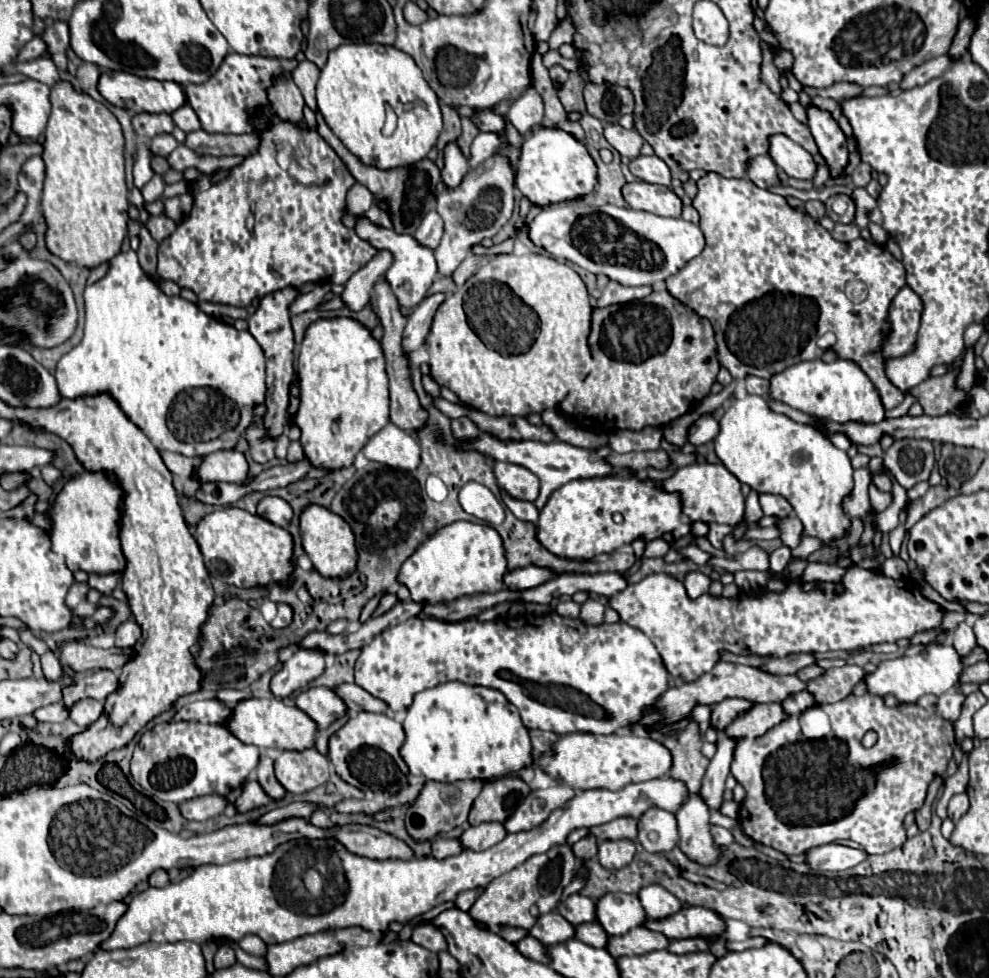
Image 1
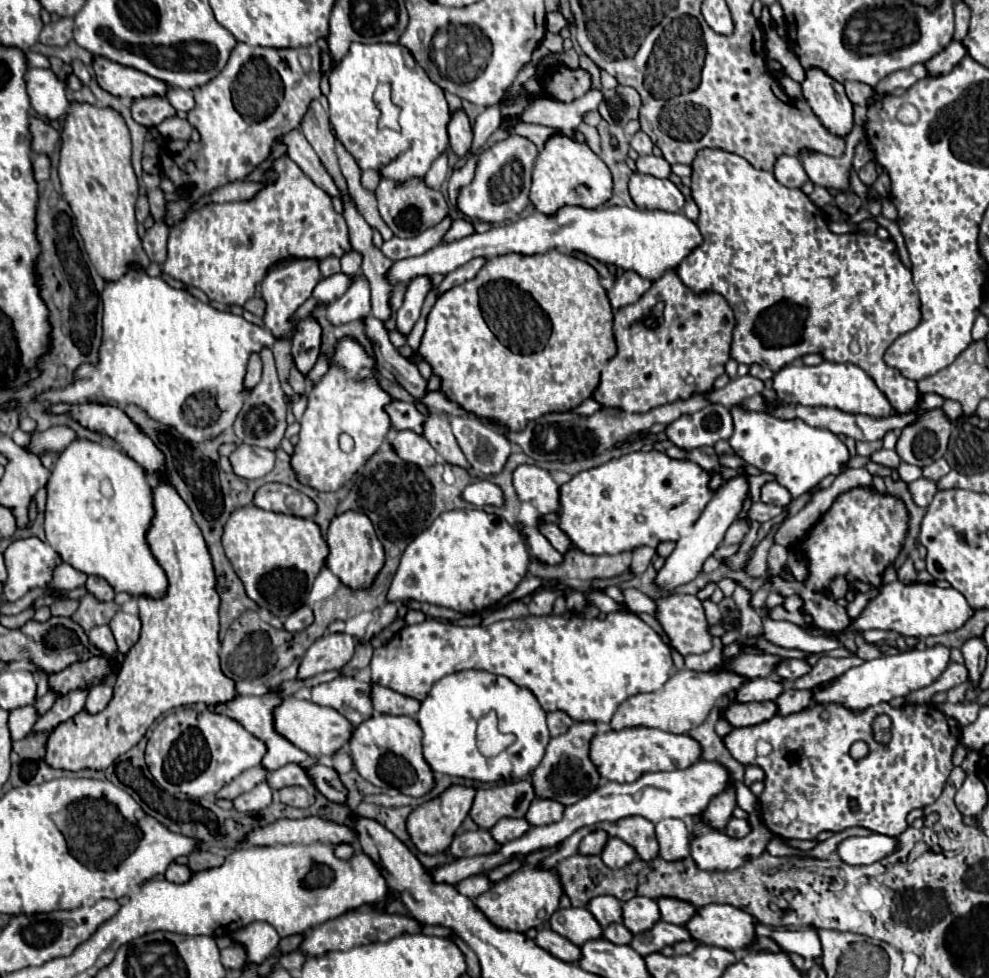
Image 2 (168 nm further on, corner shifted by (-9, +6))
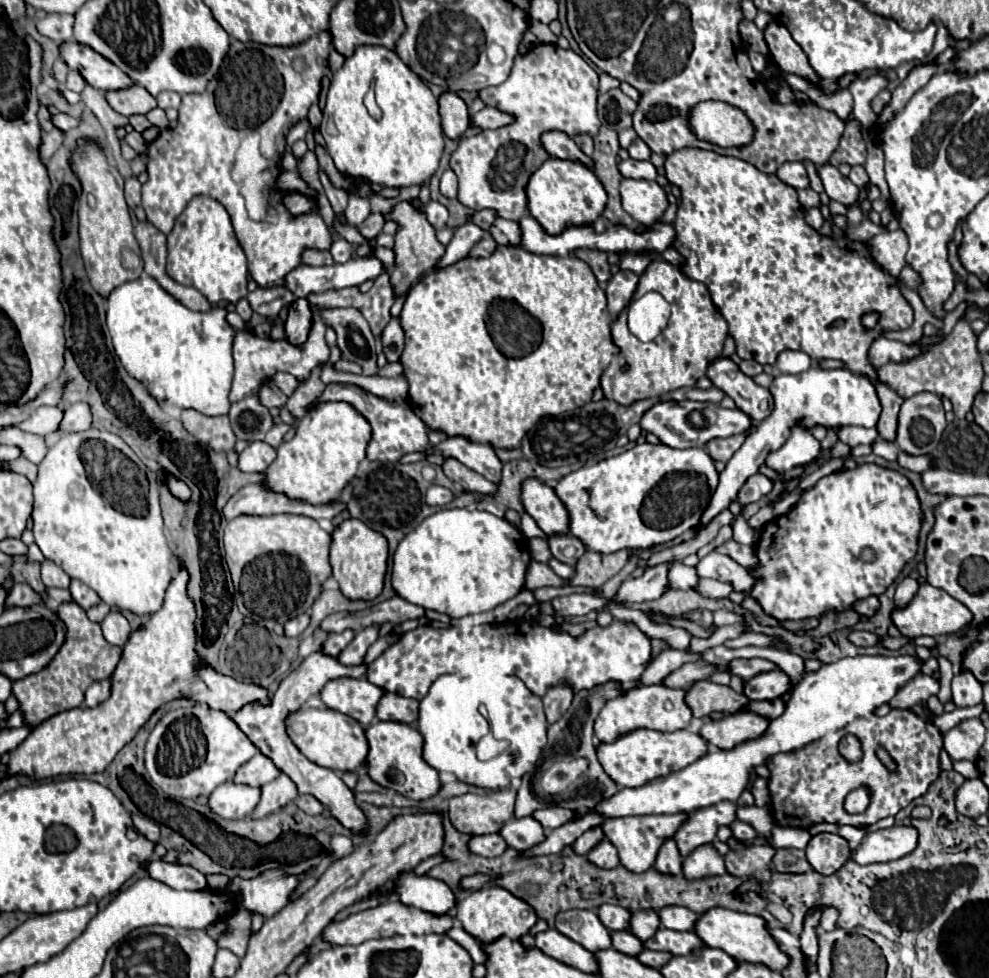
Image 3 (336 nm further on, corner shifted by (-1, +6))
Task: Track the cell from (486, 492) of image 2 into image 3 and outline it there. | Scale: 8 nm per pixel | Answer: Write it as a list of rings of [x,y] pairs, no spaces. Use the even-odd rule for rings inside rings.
[[[432,486],[426,494],[426,502],[430,506],[444,506],[444,504],[450,504],[454,500],[454,494],[452,490],[448,488],[442,488],[442,486]]]

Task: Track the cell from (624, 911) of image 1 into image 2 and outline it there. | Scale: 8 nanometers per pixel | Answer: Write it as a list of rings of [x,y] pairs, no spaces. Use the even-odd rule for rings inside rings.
[[[636,896],[628,902],[624,902],[624,926],[632,934],[640,934],[644,930],[650,930],[660,920],[658,904],[650,898]]]

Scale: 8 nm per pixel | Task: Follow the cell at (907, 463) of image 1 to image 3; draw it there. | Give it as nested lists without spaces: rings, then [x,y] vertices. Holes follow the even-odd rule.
[[[920,392],[906,398],[900,408],[896,444],[906,454],[928,456],[936,450],[944,426],[946,418],[940,398],[930,392]]]

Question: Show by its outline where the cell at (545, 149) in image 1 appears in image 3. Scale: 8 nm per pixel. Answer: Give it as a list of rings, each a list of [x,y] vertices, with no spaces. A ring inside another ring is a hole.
[[[548,158],[528,180],[526,186],[526,196],[528,196],[528,210],[530,214],[548,230],[548,234],[556,234],[556,230],[564,230],[564,226],[580,226],[580,222],[594,222],[604,206],[606,206],[606,190],[598,176],[594,174],[592,168],[588,168],[582,162],[576,160],[560,160],[560,158]]]

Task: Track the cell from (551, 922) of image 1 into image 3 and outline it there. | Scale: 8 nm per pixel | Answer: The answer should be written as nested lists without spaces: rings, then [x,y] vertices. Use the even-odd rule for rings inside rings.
[[[566,910],[556,916],[554,928],[590,952],[610,948],[610,932],[594,910]]]

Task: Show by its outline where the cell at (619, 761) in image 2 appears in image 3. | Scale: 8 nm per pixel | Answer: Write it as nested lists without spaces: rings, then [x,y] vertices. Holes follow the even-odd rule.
[[[632,730],[628,734],[618,736],[614,742],[602,742],[598,746],[598,760],[604,772],[618,784],[618,786],[642,786],[652,778],[676,772],[686,768],[688,764],[696,762],[706,754],[706,742],[700,734],[690,730],[676,730],[676,732],[656,732],[656,730]]]

